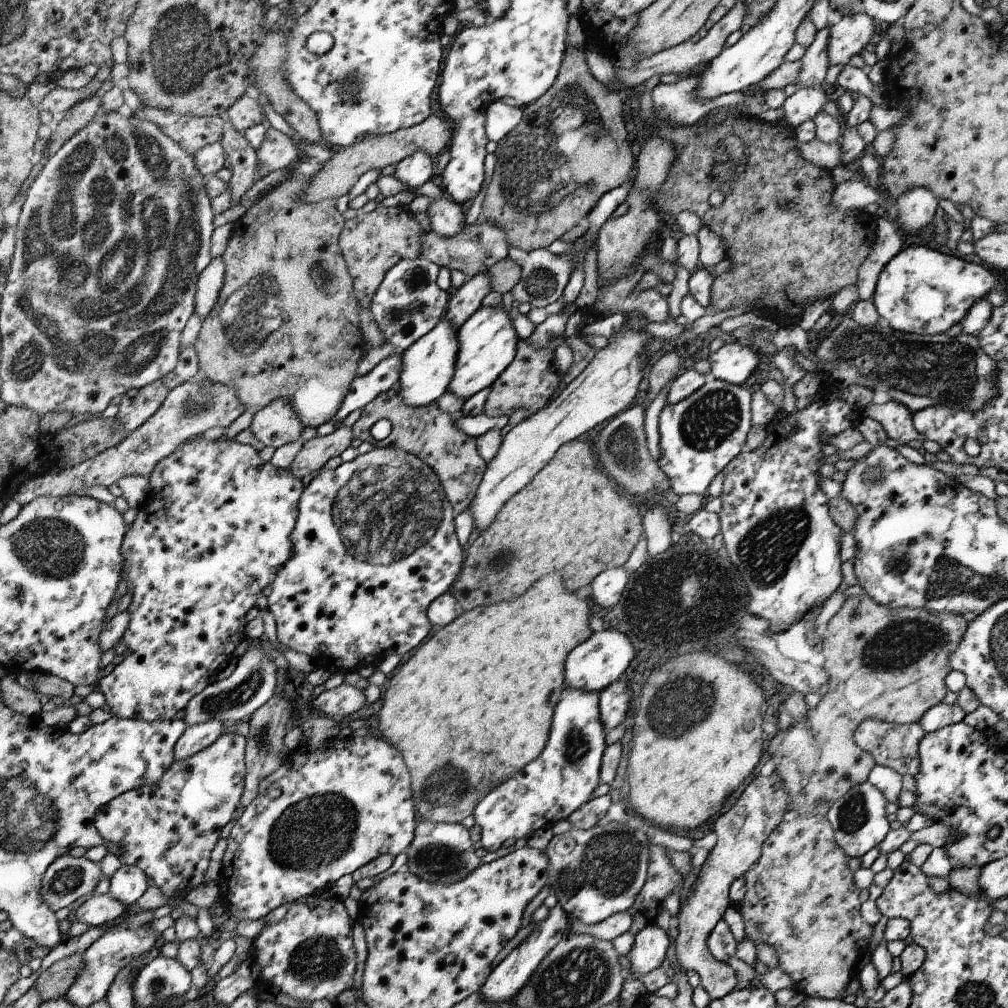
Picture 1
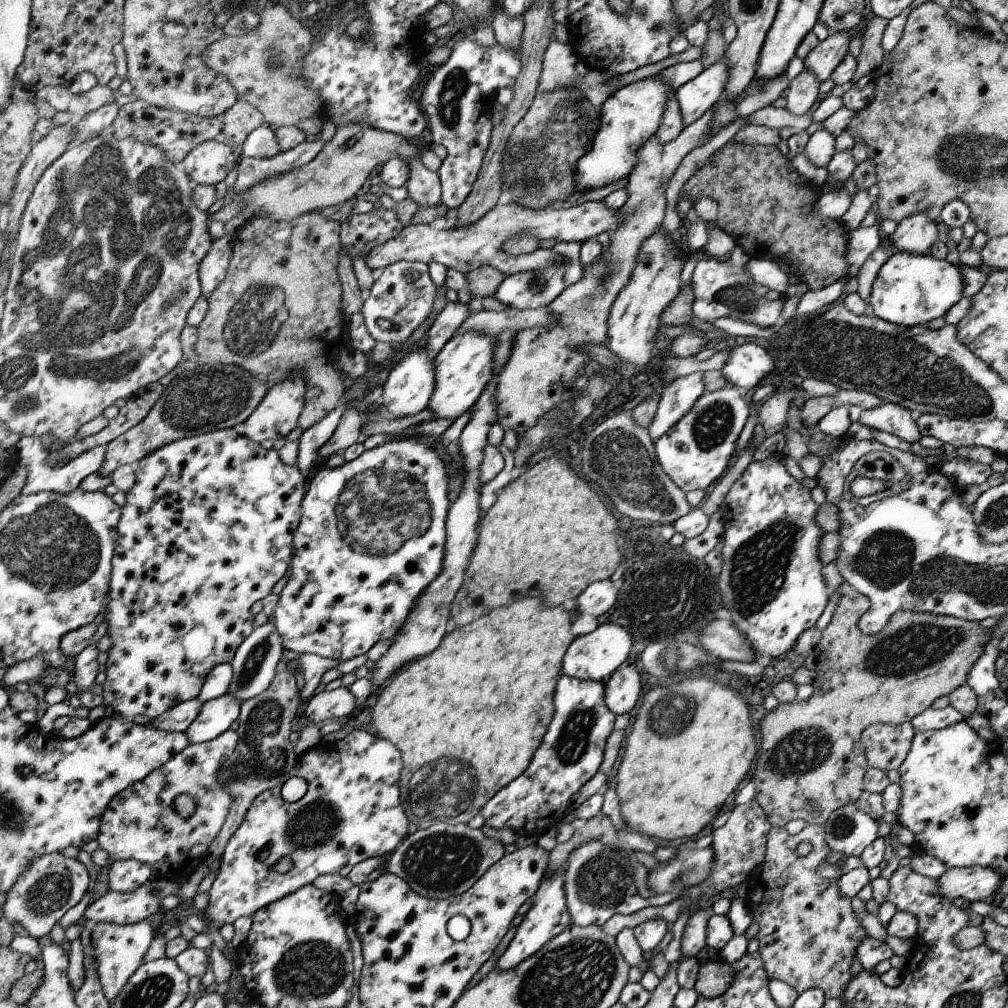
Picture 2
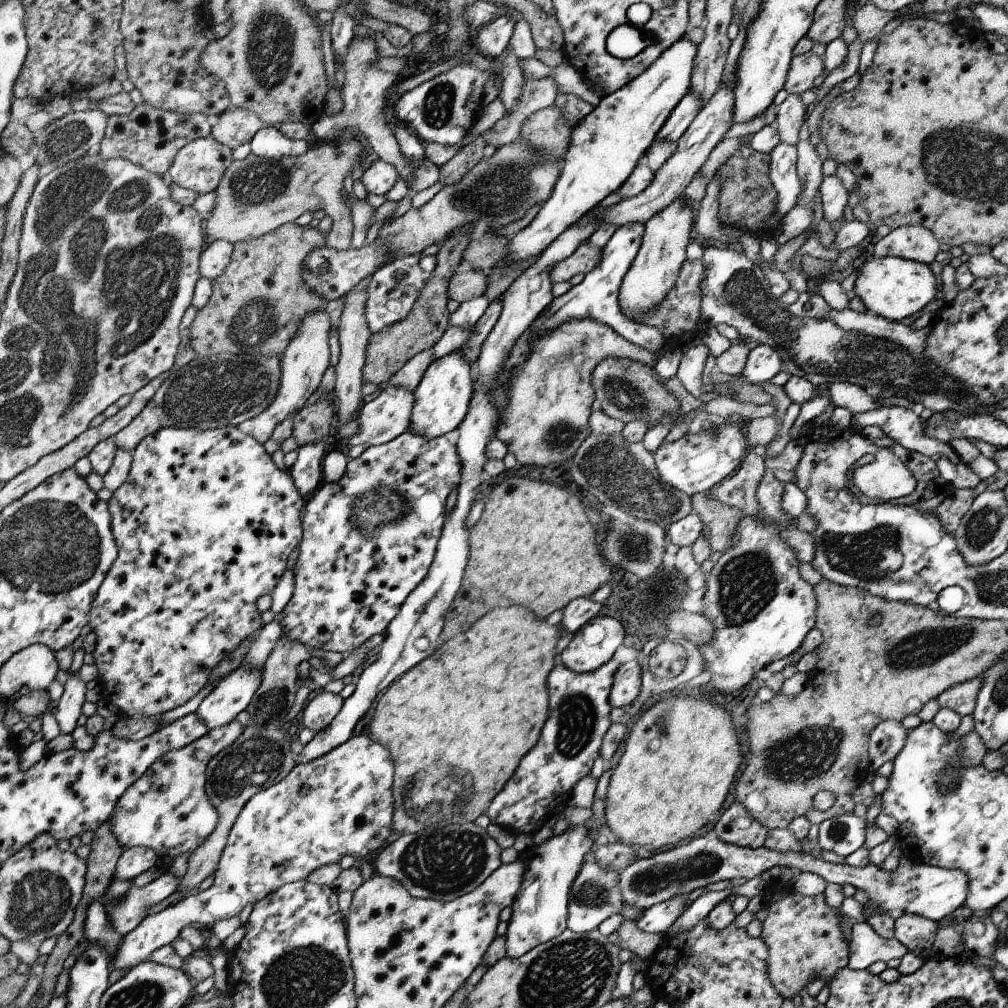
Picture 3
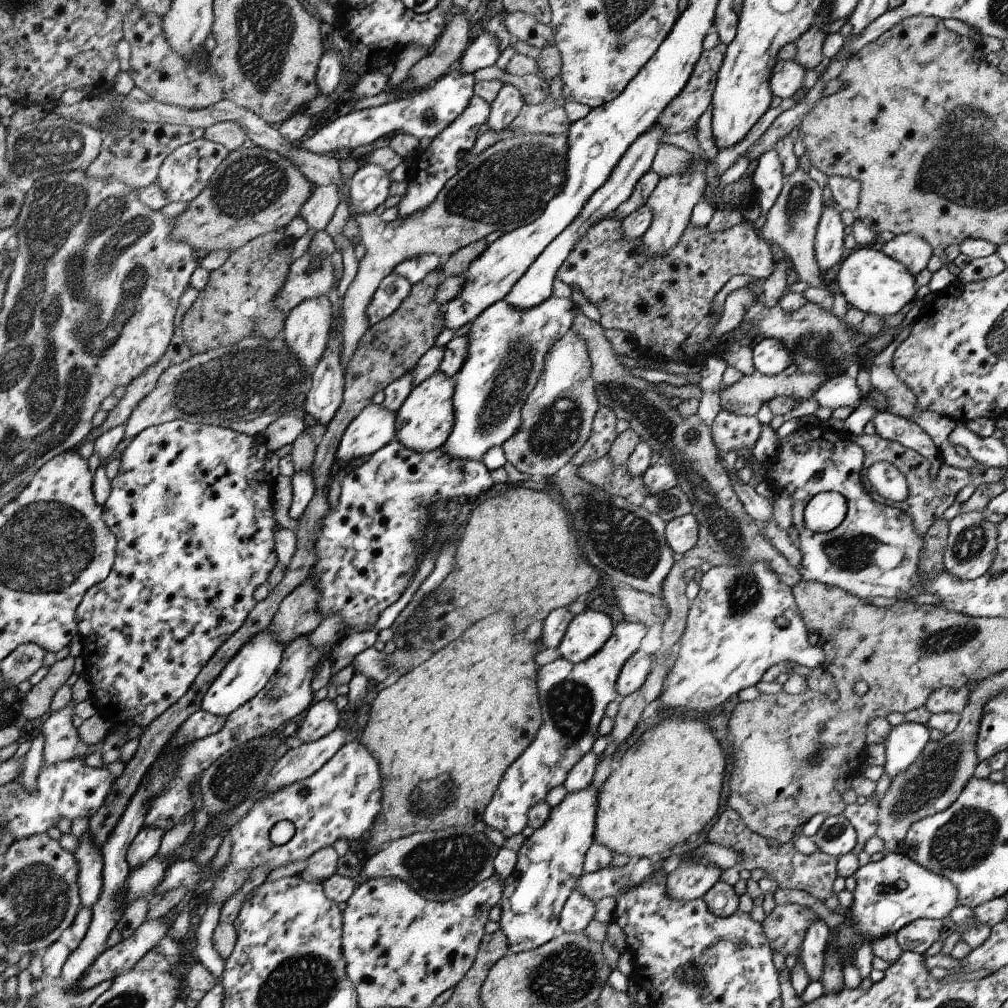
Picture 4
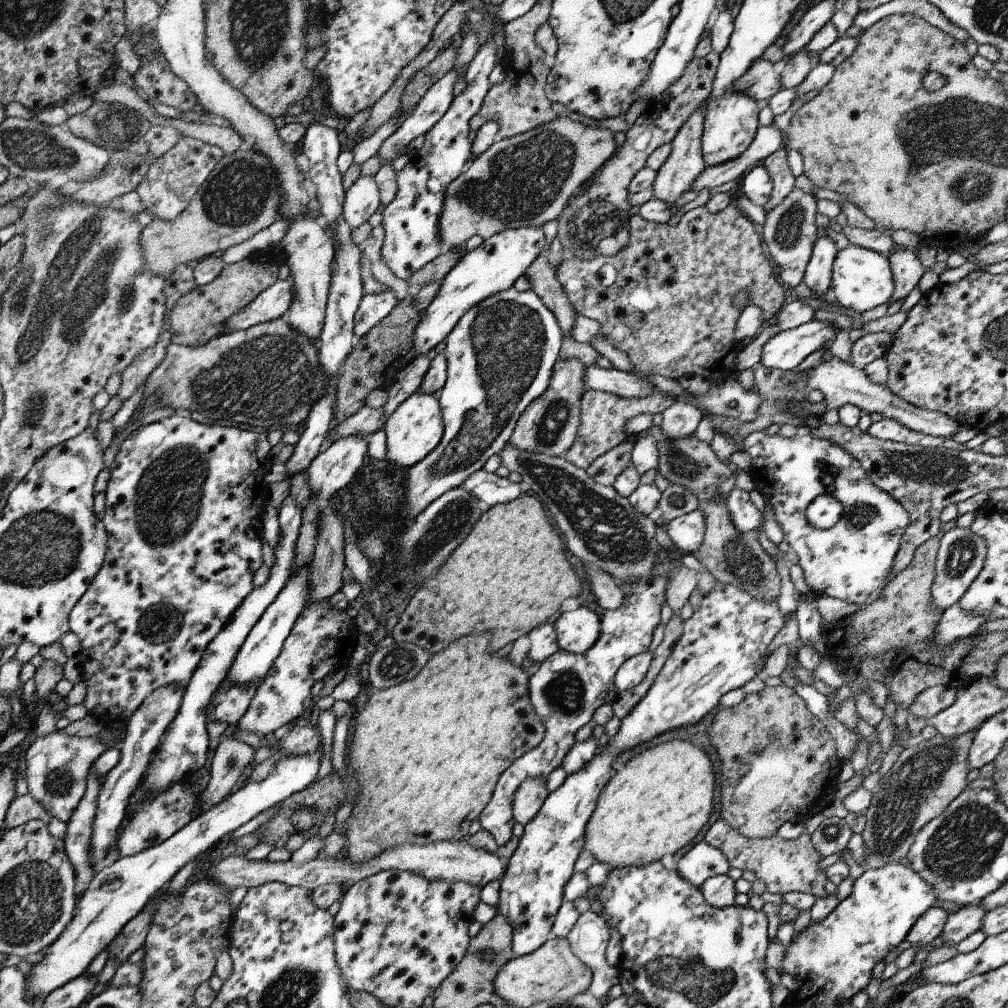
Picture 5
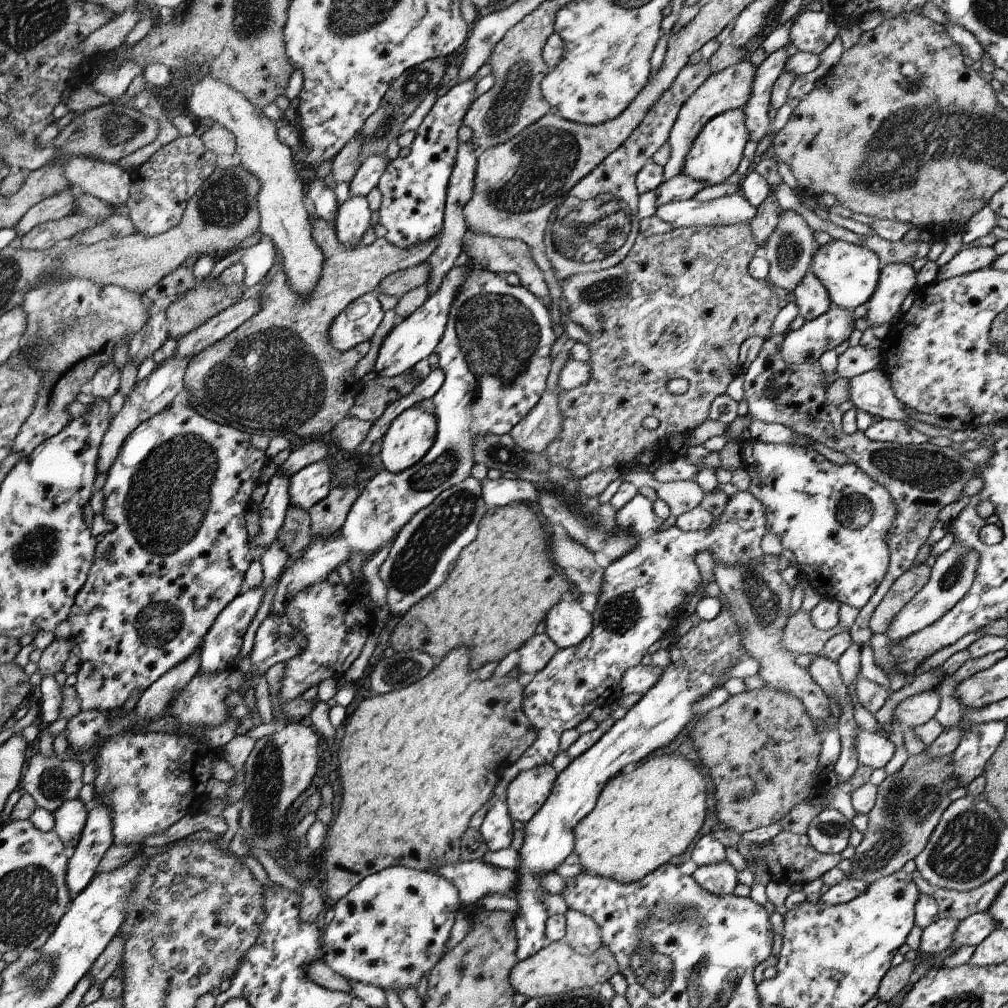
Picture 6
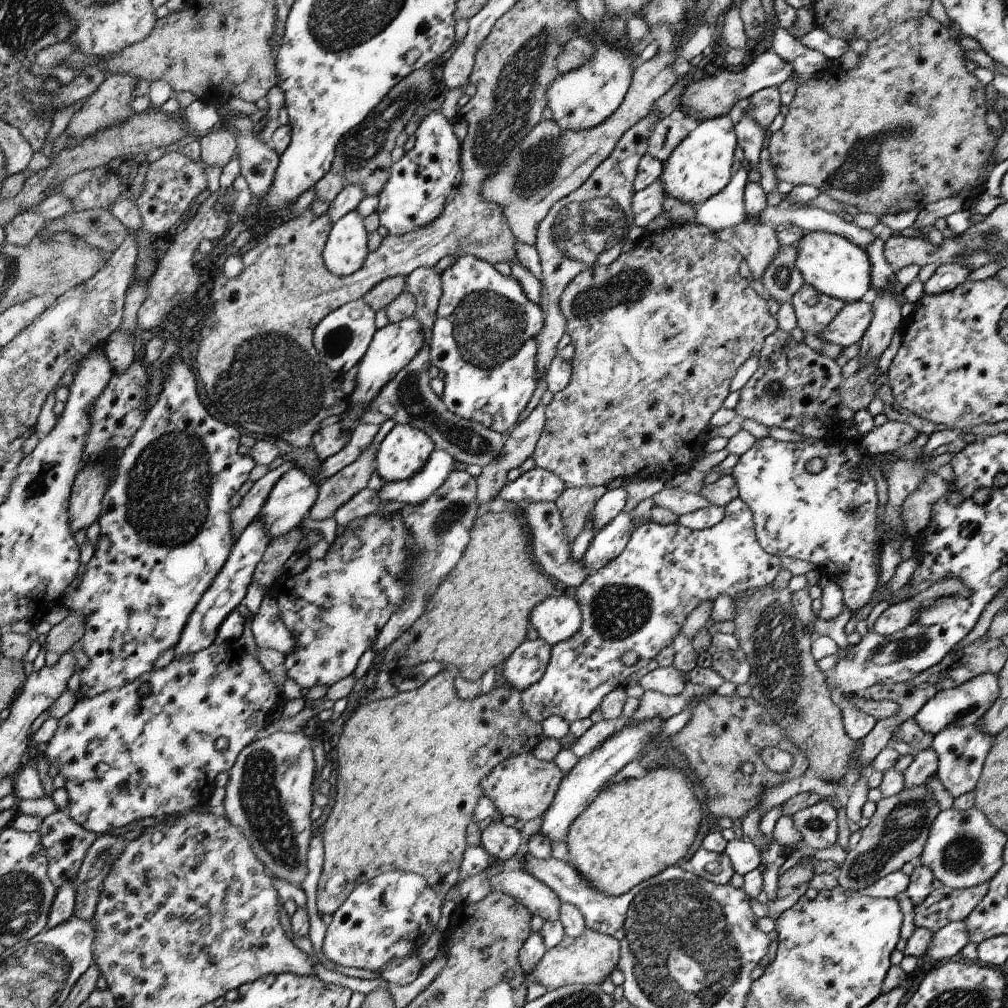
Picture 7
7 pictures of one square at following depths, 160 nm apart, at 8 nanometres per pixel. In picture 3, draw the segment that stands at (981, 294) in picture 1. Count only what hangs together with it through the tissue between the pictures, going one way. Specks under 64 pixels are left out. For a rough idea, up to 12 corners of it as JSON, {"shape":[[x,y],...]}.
{"shape":[[899,257],[864,262],[856,295],[900,321],[932,306],[941,280]]}

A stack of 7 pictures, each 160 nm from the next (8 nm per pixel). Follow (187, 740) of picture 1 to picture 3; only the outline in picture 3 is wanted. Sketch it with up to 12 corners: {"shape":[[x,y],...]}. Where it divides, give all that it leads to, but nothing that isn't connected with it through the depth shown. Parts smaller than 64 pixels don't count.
{"shape":[[242,664],[200,704],[208,730],[246,711],[263,672]]}

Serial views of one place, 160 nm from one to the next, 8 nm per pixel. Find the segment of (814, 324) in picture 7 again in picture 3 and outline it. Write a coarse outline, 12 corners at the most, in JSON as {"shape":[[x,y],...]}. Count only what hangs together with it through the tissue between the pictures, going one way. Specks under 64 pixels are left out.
{"shape":[[834,174],[824,176],[818,192],[824,220],[838,231],[849,191]]}

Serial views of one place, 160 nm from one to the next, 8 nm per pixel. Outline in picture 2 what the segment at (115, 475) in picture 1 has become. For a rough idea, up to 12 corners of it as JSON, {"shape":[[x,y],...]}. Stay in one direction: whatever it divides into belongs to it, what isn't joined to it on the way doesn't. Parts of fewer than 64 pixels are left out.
{"shape":[[241,366],[178,374],[107,444],[98,475],[248,419],[269,392]]}

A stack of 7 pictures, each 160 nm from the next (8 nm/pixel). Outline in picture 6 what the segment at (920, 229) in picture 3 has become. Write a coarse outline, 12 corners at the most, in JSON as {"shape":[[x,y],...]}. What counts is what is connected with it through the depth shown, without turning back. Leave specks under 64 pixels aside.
{"shape":[[906,262],[882,266],[878,288],[866,302],[869,326],[901,309],[917,285]]}

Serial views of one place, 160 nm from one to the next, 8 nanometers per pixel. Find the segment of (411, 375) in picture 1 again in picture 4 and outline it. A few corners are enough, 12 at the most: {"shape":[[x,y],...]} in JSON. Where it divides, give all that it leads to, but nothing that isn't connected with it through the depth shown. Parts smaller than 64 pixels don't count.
{"shape":[[371,403],[350,422],[336,468],[397,435],[397,412]]}

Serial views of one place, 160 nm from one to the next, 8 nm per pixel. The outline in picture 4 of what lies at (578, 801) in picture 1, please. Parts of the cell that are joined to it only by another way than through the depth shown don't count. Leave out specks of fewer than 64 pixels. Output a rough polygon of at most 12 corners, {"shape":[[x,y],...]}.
{"shape":[[618,622],[592,659],[537,678],[543,727],[483,822],[512,837],[589,754],[646,636]]}

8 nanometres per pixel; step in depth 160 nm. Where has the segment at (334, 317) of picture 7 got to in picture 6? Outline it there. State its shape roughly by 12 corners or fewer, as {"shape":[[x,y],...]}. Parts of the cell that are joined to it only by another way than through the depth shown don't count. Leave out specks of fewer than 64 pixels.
{"shape":[[374,292],[334,320],[330,342],[346,352],[370,341],[384,316]]}

